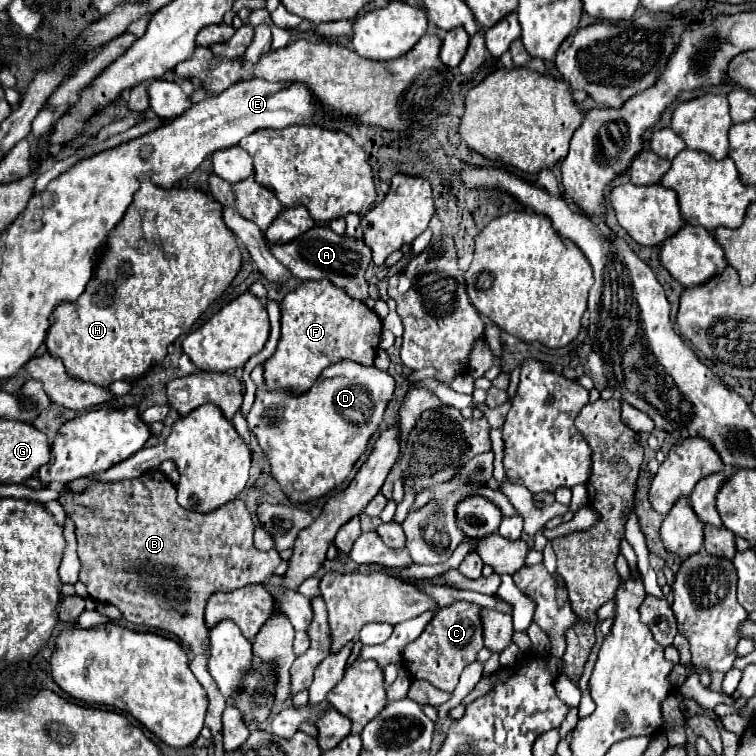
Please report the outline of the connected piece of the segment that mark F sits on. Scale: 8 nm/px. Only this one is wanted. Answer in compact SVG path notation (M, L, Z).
M330 280L302 282L282 300L280 310L280 342L274 356L264 362L264 380L268 390L302 394L312 388L324 368L340 360L352 360L364 366L374 362L382 334L380 318L364 302L352 300L350 296L344 296L344 292L338 292Z

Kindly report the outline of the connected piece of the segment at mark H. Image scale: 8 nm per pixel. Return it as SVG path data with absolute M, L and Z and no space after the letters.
M144 182L124 218L108 234L106 250L80 300L60 302L54 308L46 348L62 360L70 376L92 384L110 386L116 380L140 378L164 360L168 346L180 334L186 334L202 312L224 294L238 270L240 250L232 230L222 220L220 202L196 188L160 188Z

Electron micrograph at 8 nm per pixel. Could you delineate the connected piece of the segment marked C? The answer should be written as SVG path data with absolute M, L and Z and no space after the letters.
M454 602L446 608L440 608L440 612L434 614L424 632L412 644L408 644L408 648L404 650L402 666L410 672L412 678L426 680L446 692L454 692L460 672L470 662L474 662L480 648L484 648L480 606L470 602Z

